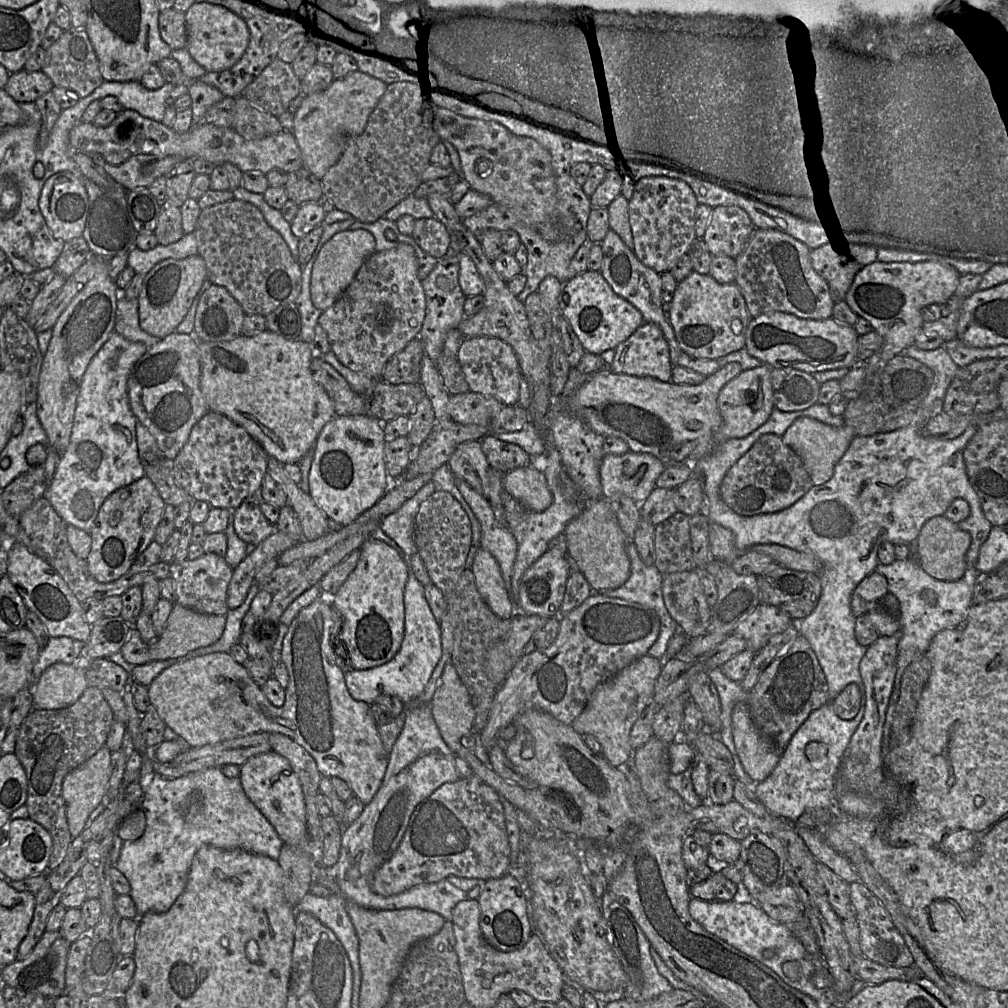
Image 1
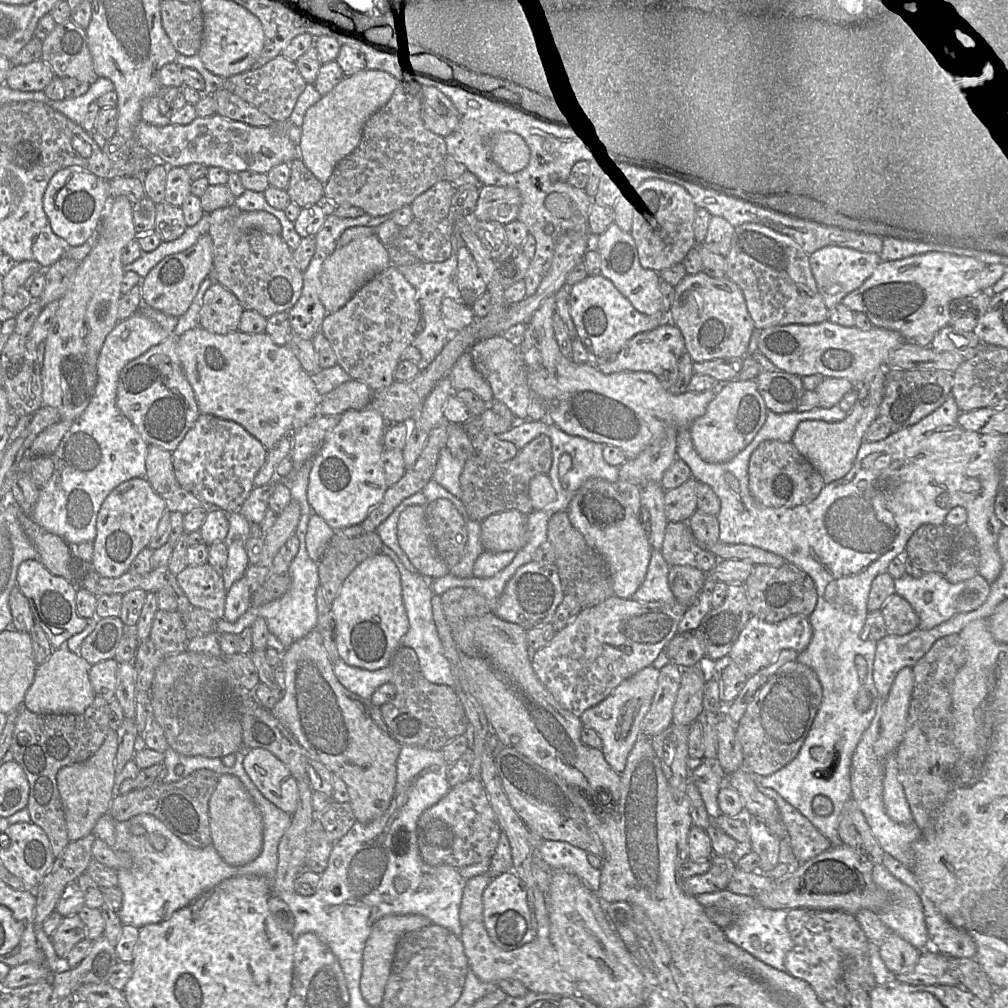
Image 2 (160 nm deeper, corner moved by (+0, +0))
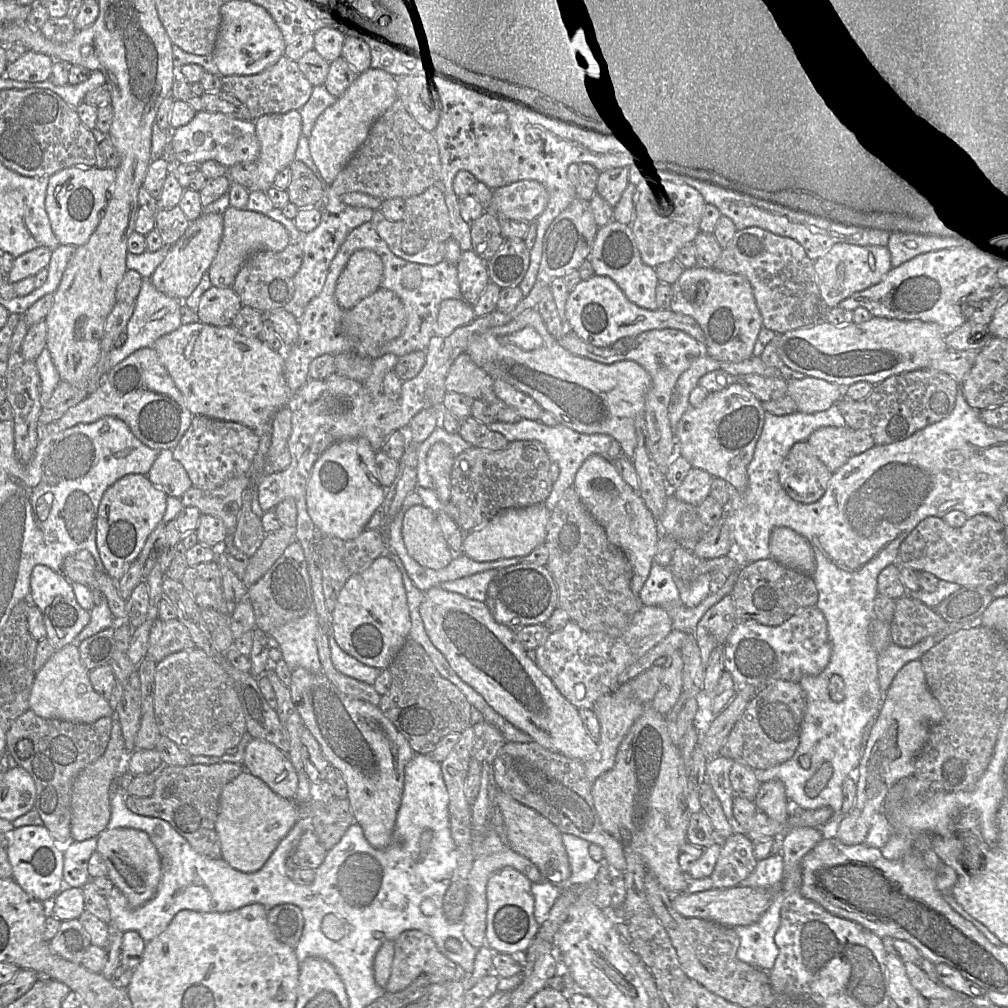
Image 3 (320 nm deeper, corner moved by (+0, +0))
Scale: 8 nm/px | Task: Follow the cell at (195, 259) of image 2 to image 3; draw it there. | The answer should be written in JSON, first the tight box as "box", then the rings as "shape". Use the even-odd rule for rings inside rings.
{"box":[150,213,223,300],"shape":[[[205,213],[190,221],[184,234],[170,246],[164,260],[150,277],[155,288],[167,296],[185,300],[198,286],[215,258],[223,235],[223,214]]]}

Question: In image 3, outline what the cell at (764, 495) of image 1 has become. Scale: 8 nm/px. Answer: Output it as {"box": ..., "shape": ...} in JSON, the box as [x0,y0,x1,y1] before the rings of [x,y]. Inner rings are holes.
{"box":[779,441,833,504],"shape":[[[807,441],[795,443],[779,469],[779,482],[796,502],[810,504],[825,493],[833,473],[818,458]]]}

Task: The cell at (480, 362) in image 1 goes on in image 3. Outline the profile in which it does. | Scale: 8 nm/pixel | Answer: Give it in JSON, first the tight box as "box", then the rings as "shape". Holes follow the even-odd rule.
{"box":[493,379,544,419],"shape":[[[494,379],[493,389],[496,397],[515,409],[522,418],[540,419],[544,409],[529,395],[501,379]]]}

